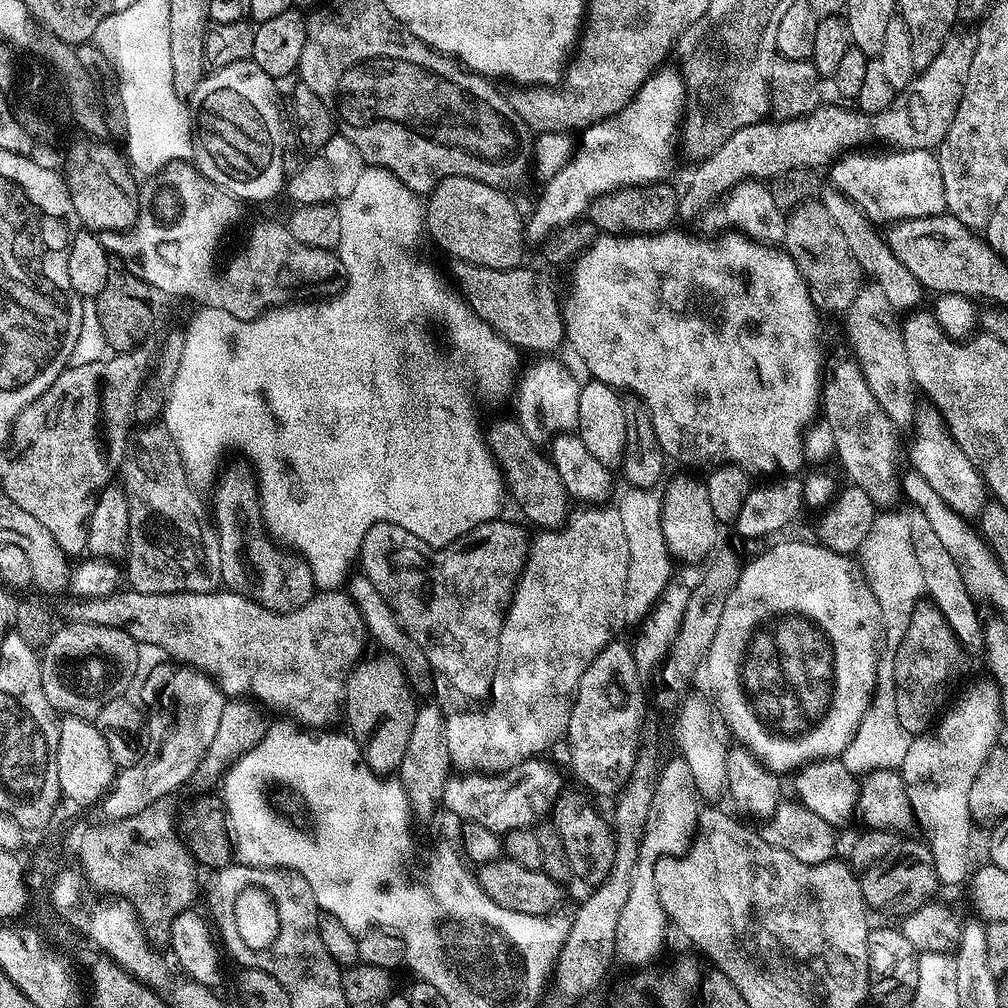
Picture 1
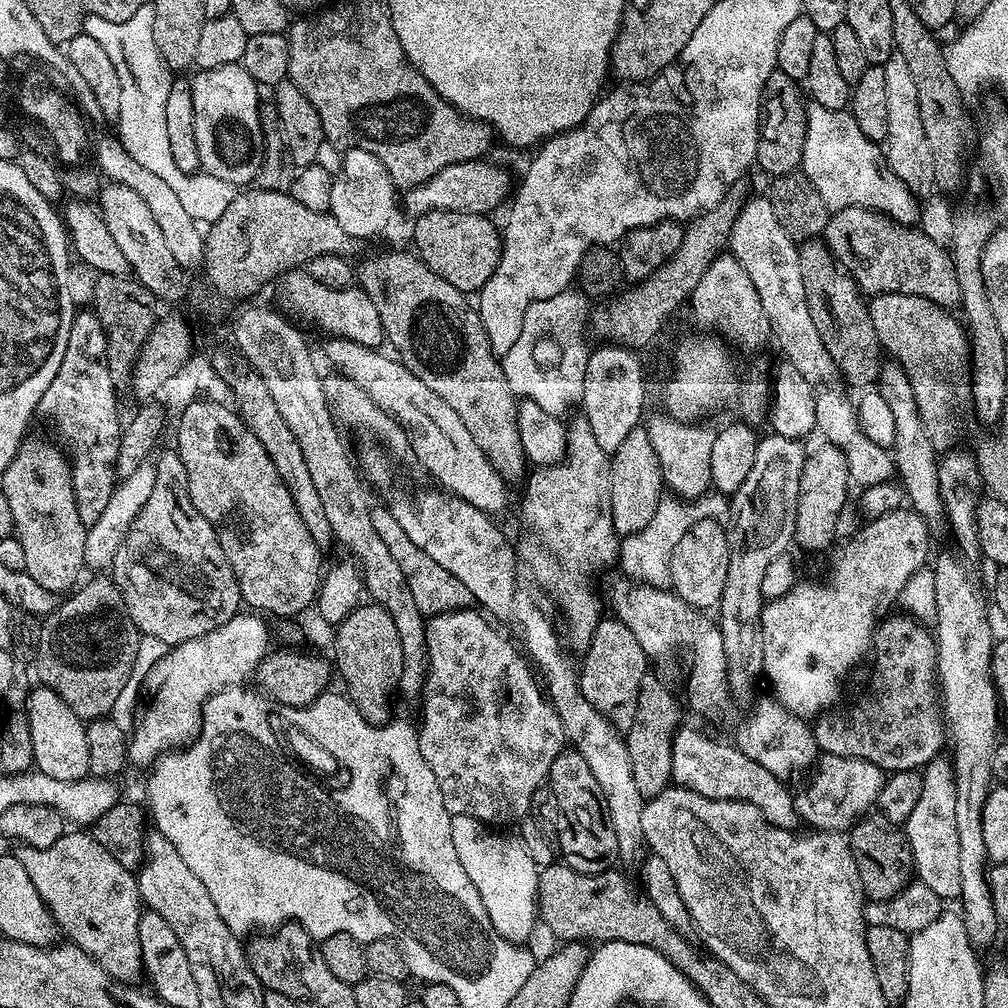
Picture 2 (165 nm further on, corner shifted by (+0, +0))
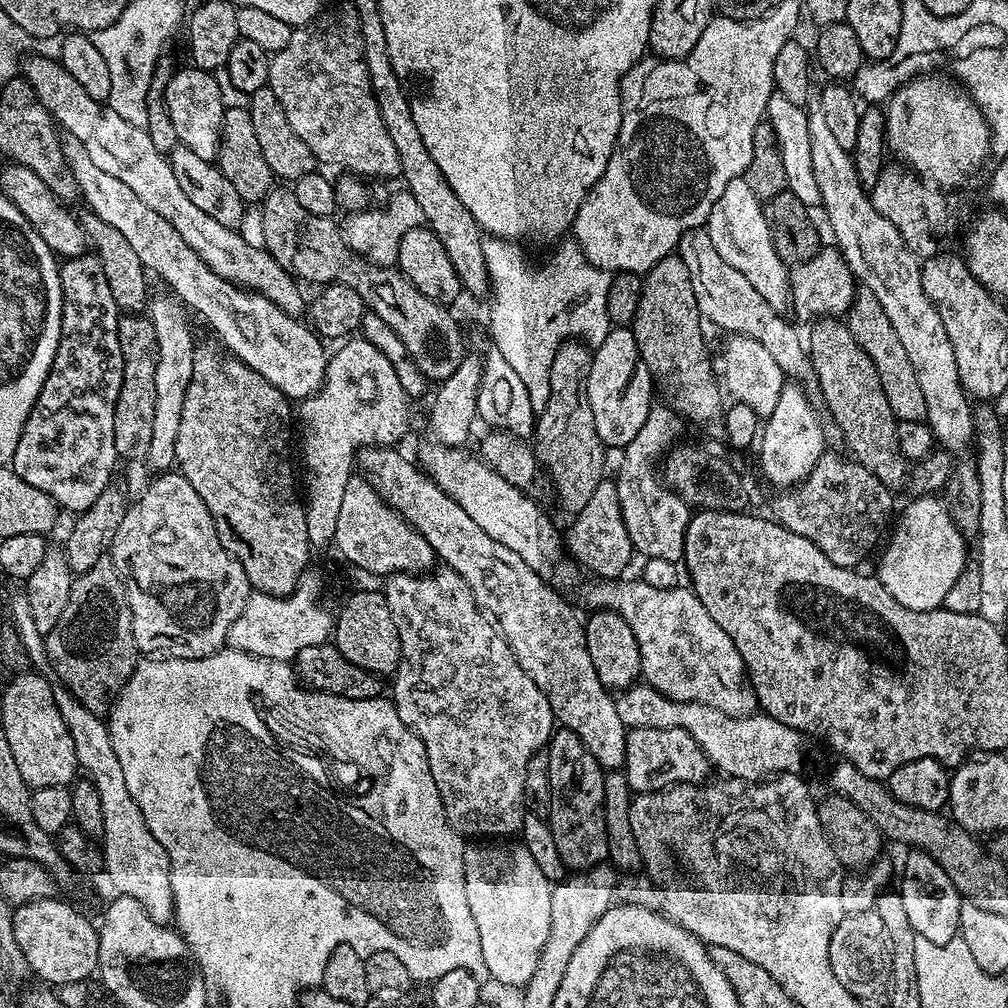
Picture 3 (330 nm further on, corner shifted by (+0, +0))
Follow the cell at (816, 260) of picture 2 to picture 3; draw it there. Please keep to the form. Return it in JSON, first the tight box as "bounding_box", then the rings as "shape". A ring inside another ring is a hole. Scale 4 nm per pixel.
{"bounding_box":[806,318,910,488],"shape":[[[820,318],[809,328],[812,329],[806,332],[806,347],[816,375],[815,387],[824,395],[829,414],[844,431],[852,459],[866,466],[866,470],[887,488],[905,487],[909,483],[910,464],[900,453],[896,433],[898,421],[890,410],[890,402],[886,402],[882,378],[878,378],[870,354],[858,346],[843,319]]]}

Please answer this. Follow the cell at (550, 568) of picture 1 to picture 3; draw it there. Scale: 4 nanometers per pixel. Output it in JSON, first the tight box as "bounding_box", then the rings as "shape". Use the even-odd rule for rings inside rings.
{"bounding_box":[534,342,606,514],"shape":[[[565,342],[554,354],[554,362],[550,366],[550,398],[546,406],[536,417],[536,431],[534,433],[534,451],[540,467],[552,479],[556,487],[556,496],[560,504],[569,514],[575,514],[590,502],[594,490],[598,490],[601,480],[605,479],[604,455],[606,449],[598,438],[598,430],[594,430],[594,413],[590,410],[588,397],[588,375],[592,365],[592,352],[589,345],[583,342]]]}

